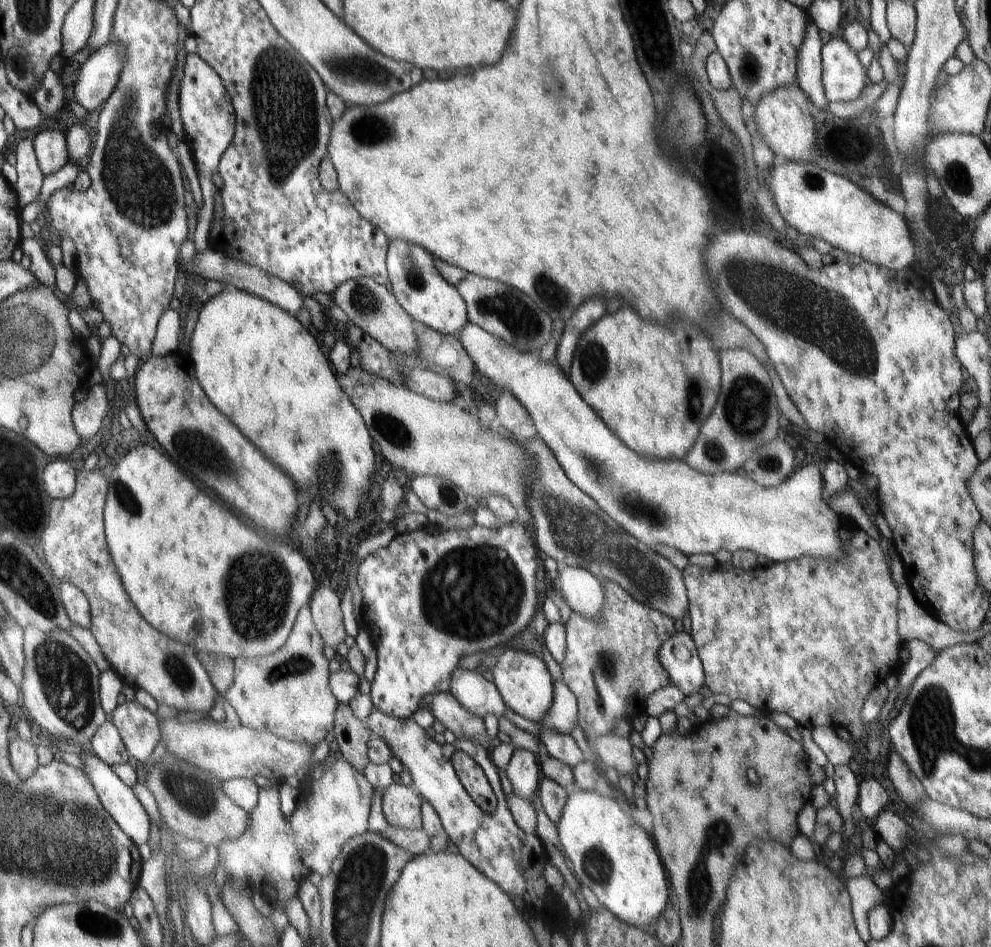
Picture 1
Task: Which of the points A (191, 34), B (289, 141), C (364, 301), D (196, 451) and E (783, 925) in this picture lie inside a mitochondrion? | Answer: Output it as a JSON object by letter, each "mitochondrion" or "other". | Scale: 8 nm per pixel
{"A":"other","B":"mitochondrion","C":"mitochondrion","D":"mitochondrion","E":"other"}

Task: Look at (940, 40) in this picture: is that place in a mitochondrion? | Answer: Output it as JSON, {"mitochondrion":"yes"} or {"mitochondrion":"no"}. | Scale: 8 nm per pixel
{"mitochondrion":"no"}

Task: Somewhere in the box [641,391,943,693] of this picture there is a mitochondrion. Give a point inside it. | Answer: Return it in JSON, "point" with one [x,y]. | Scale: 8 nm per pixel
{"point":[713,452]}

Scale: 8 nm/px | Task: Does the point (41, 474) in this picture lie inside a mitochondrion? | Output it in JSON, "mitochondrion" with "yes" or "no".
{"mitochondrion":"no"}

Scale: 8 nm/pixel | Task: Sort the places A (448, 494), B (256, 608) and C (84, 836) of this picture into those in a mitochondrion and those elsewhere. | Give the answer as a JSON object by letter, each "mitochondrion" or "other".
{"A":"mitochondrion","B":"mitochondrion","C":"mitochondrion"}

